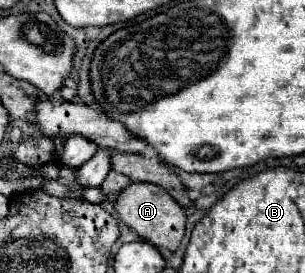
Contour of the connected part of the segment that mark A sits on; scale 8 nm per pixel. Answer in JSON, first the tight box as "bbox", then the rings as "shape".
{"bbox":[116,183,186,251],"shape":[[[132,183],[128,185],[118,201],[116,201],[116,211],[120,219],[136,231],[142,239],[150,241],[152,245],[168,251],[176,251],[178,245],[182,243],[182,237],[186,233],[186,213],[184,209],[168,195],[166,189],[154,185],[154,183]]]}

